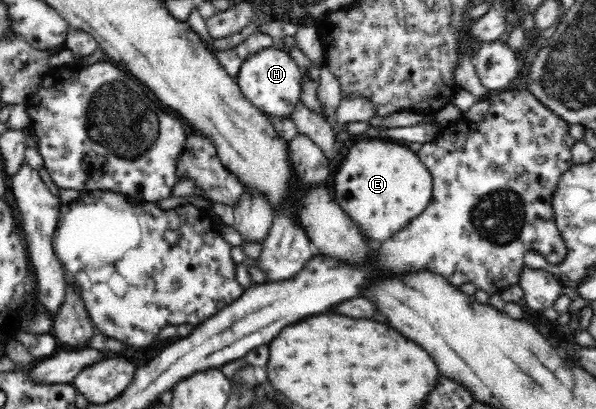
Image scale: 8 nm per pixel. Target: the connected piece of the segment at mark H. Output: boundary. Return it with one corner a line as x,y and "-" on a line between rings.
273,46
260,48
244,58
240,70
235,77
242,94
265,114
274,116
290,116
296,102
300,101
300,82
302,71
298,64
285,50

